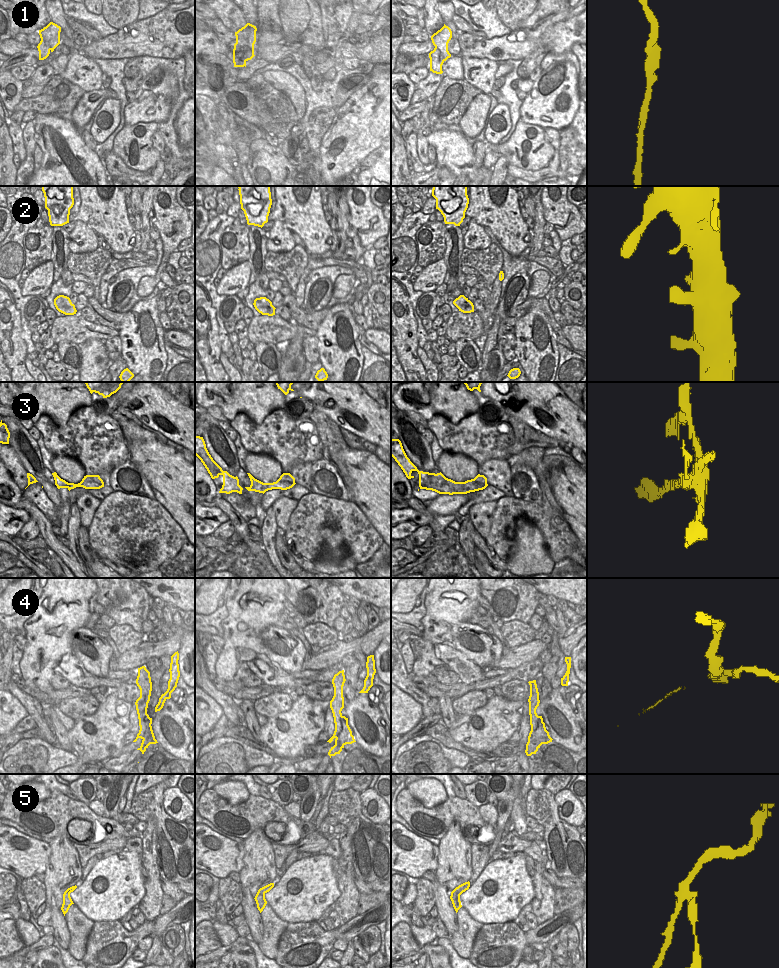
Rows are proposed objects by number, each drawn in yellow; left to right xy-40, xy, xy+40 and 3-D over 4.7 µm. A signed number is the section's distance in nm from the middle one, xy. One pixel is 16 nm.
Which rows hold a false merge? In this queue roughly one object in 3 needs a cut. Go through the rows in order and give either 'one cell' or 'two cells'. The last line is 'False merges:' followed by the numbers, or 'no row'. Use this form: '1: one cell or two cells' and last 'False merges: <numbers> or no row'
1: one cell
2: one cell
3: two cells
4: two cells
5: two cells
False merges: 3, 4, 5

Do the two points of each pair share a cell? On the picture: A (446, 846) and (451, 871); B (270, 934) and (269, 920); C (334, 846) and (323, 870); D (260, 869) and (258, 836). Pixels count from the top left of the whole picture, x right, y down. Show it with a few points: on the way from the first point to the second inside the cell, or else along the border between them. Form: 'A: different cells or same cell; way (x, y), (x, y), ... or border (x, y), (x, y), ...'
A: same cell; way (451, 852), (451, 865)
B: same cell; way (270, 931), (270, 923)
C: different cells; border (326, 853), (333, 857)
D: same cell; way (259, 861), (258, 844)

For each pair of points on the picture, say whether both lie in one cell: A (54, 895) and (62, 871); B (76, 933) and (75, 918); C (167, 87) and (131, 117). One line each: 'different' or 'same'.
A: same
B: same
C: same

